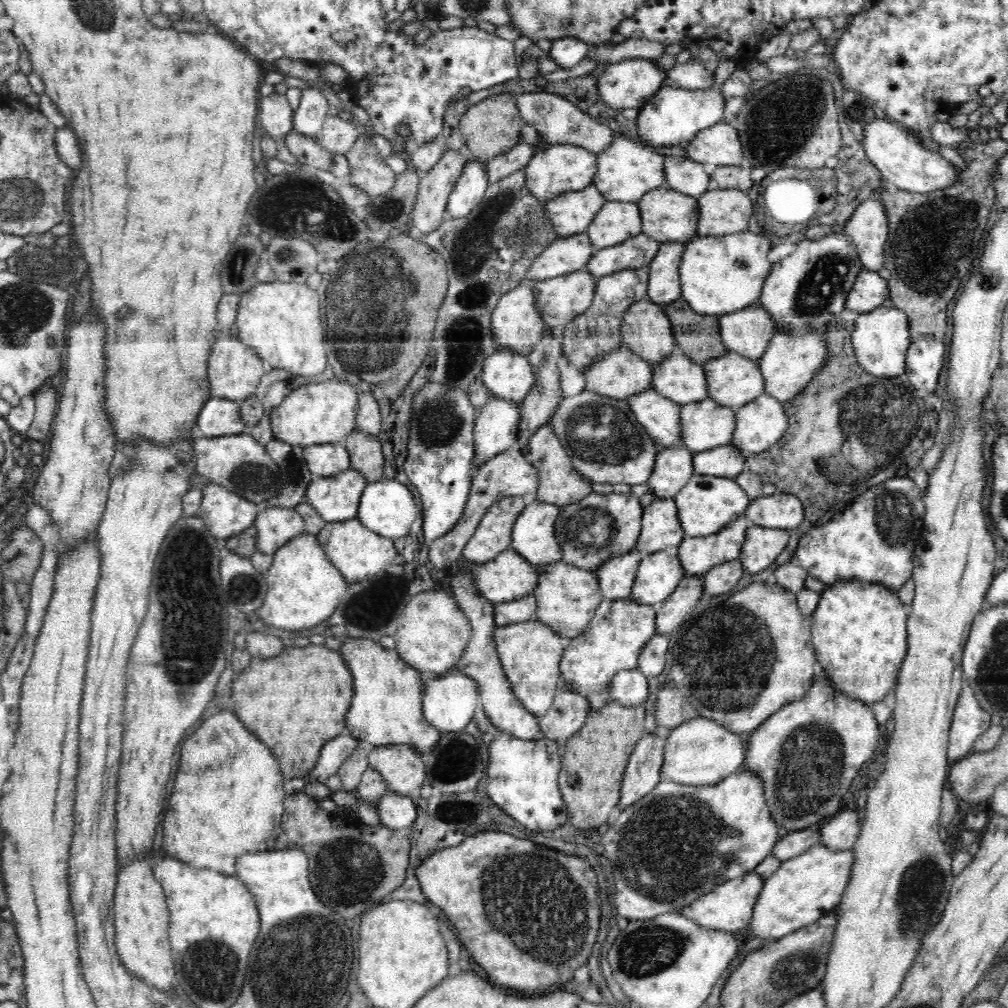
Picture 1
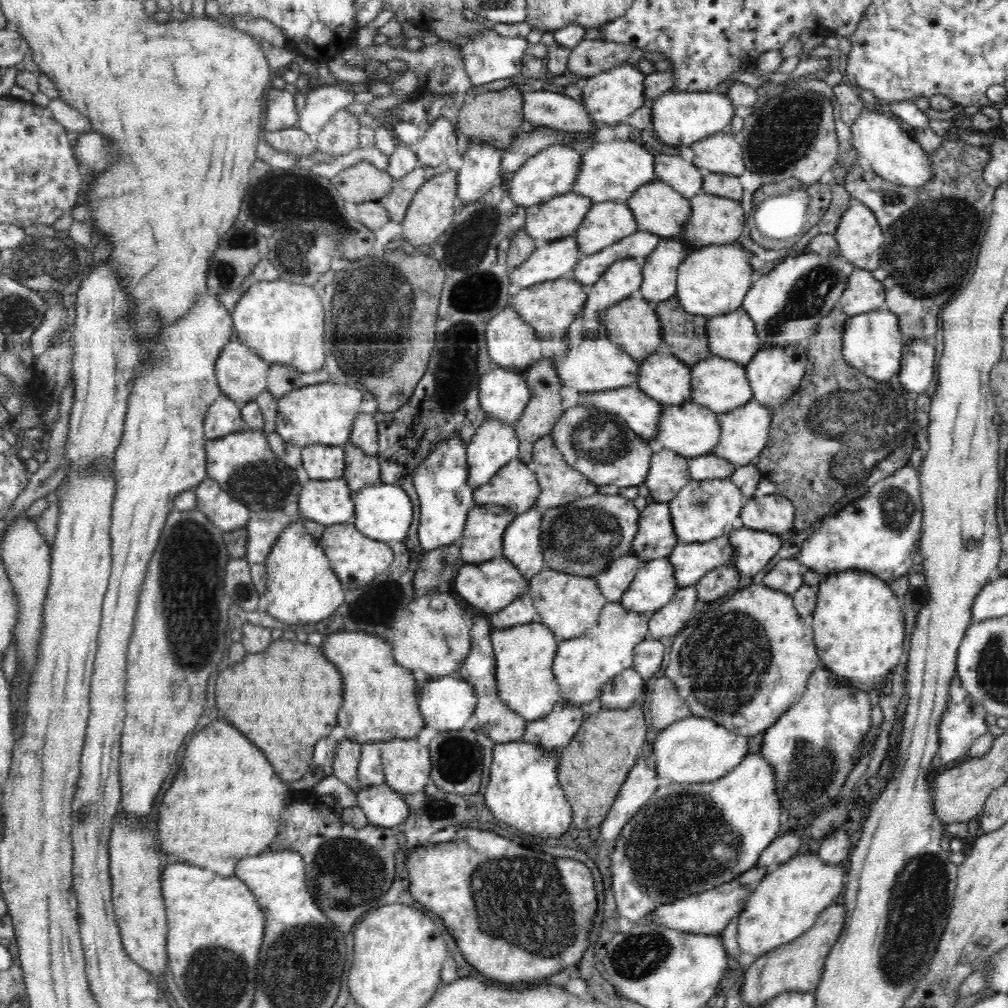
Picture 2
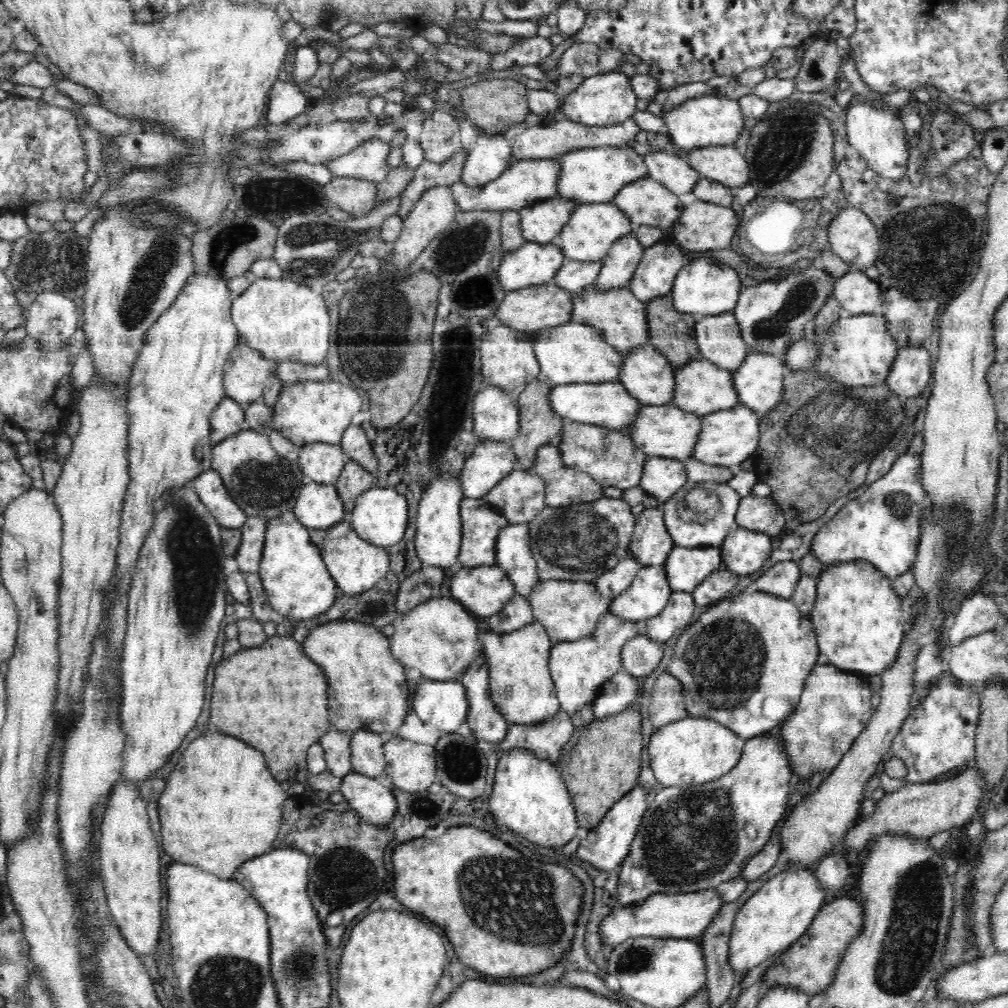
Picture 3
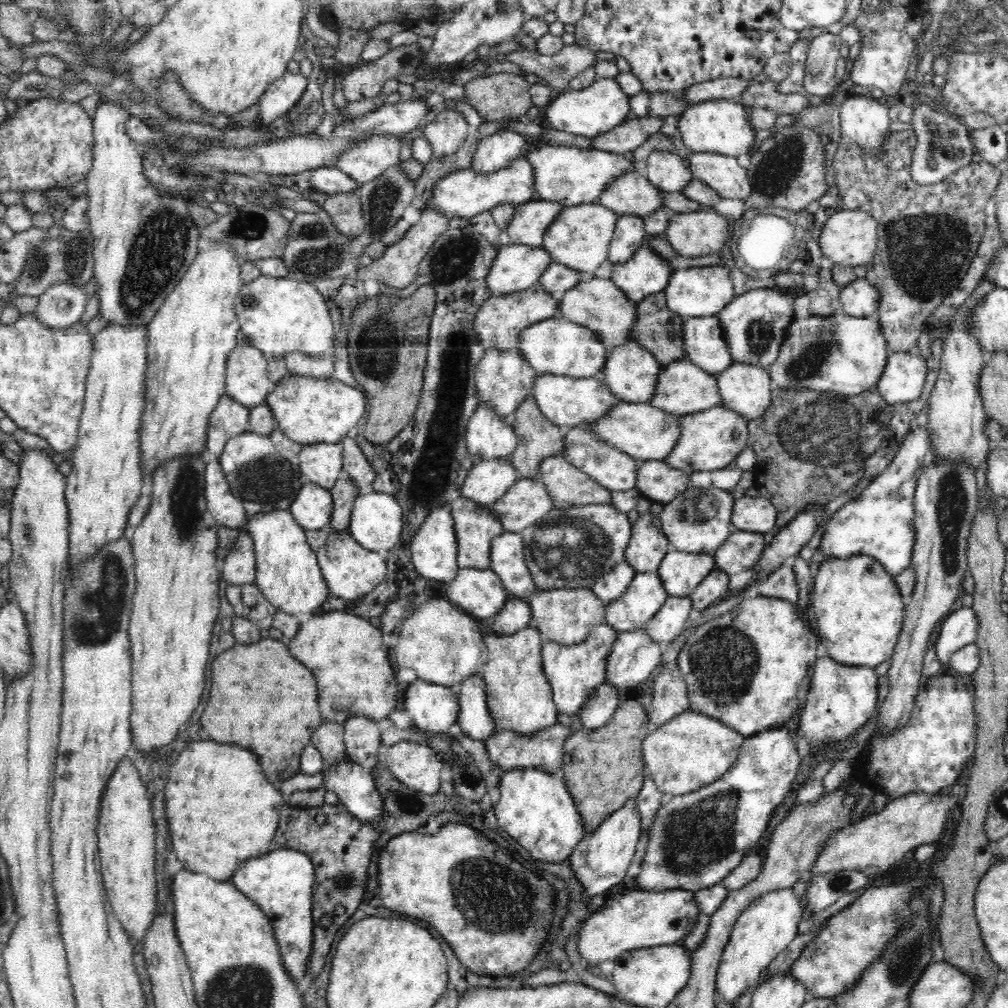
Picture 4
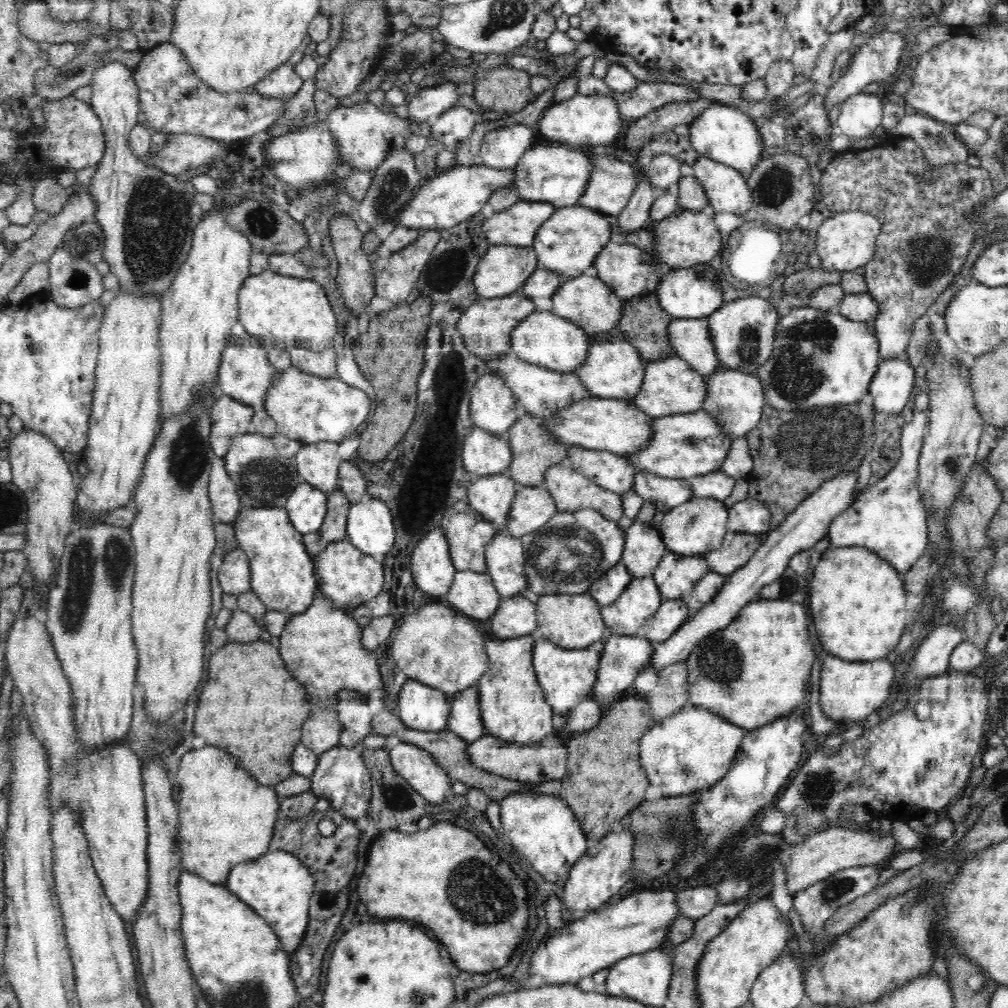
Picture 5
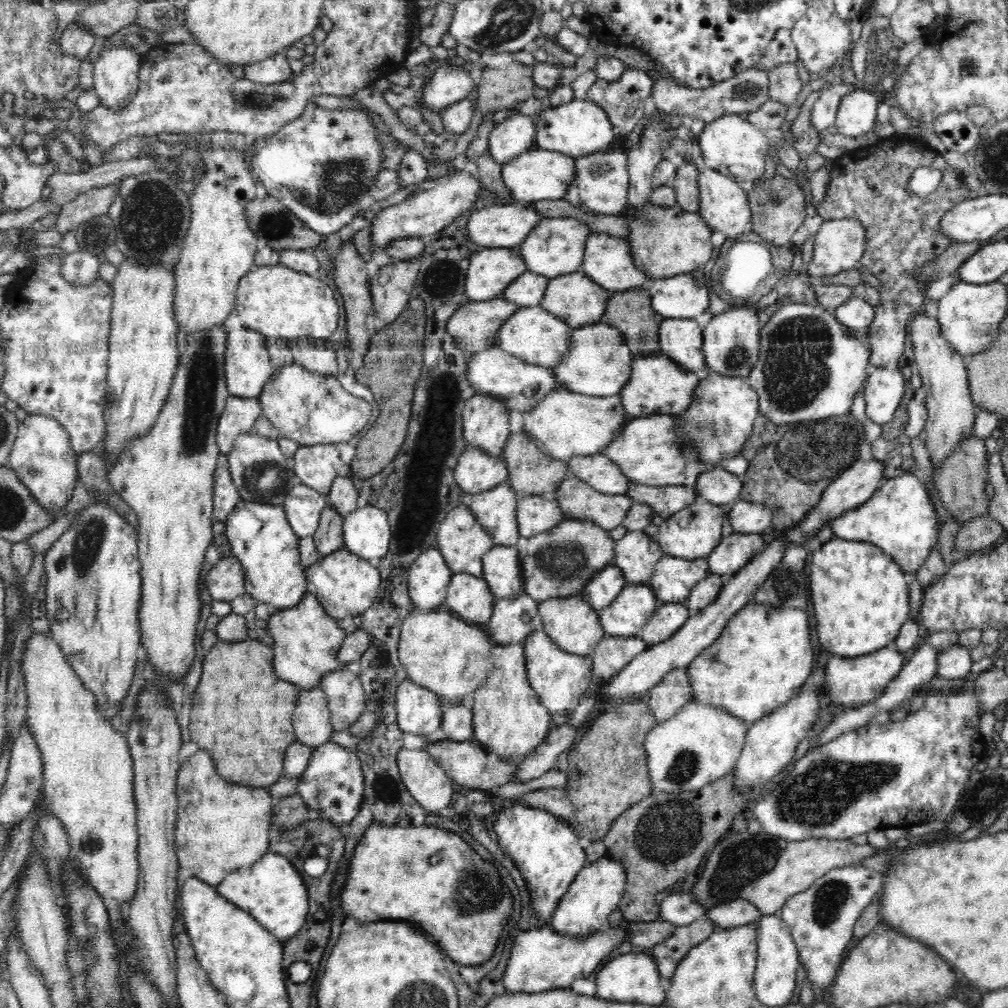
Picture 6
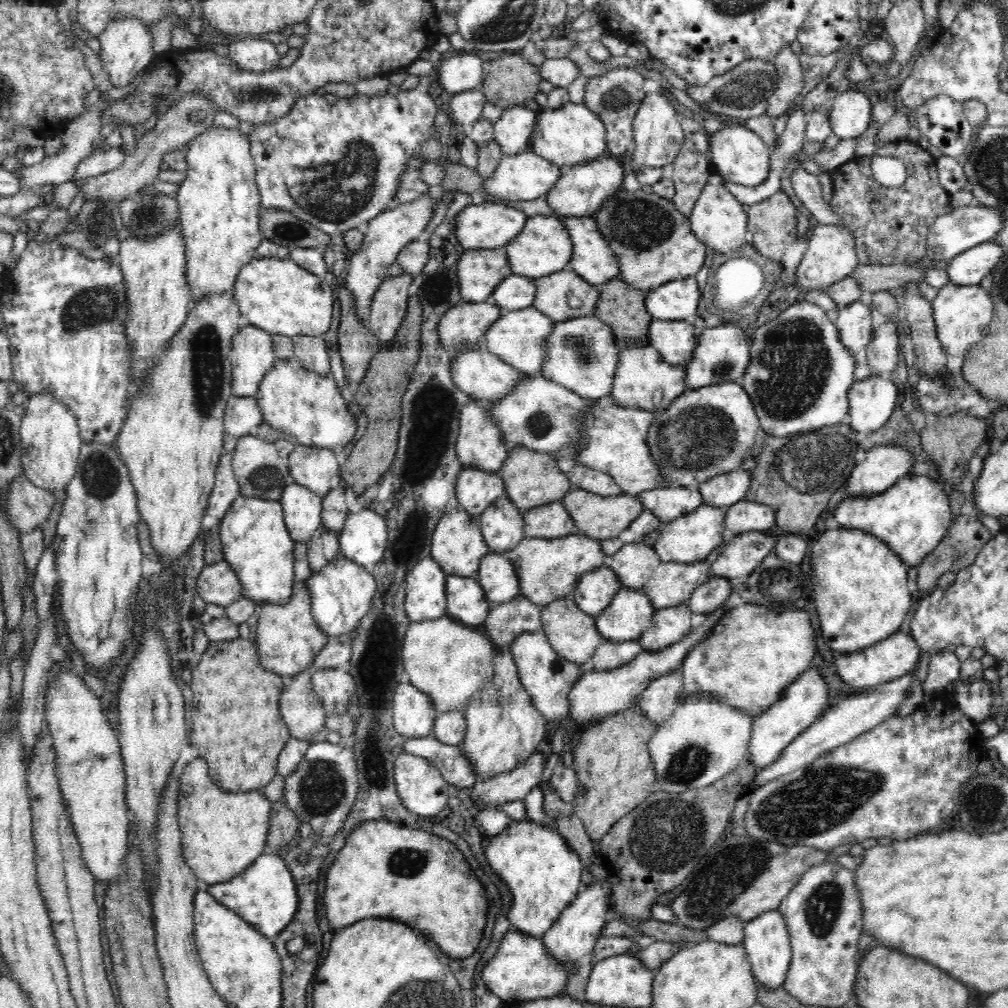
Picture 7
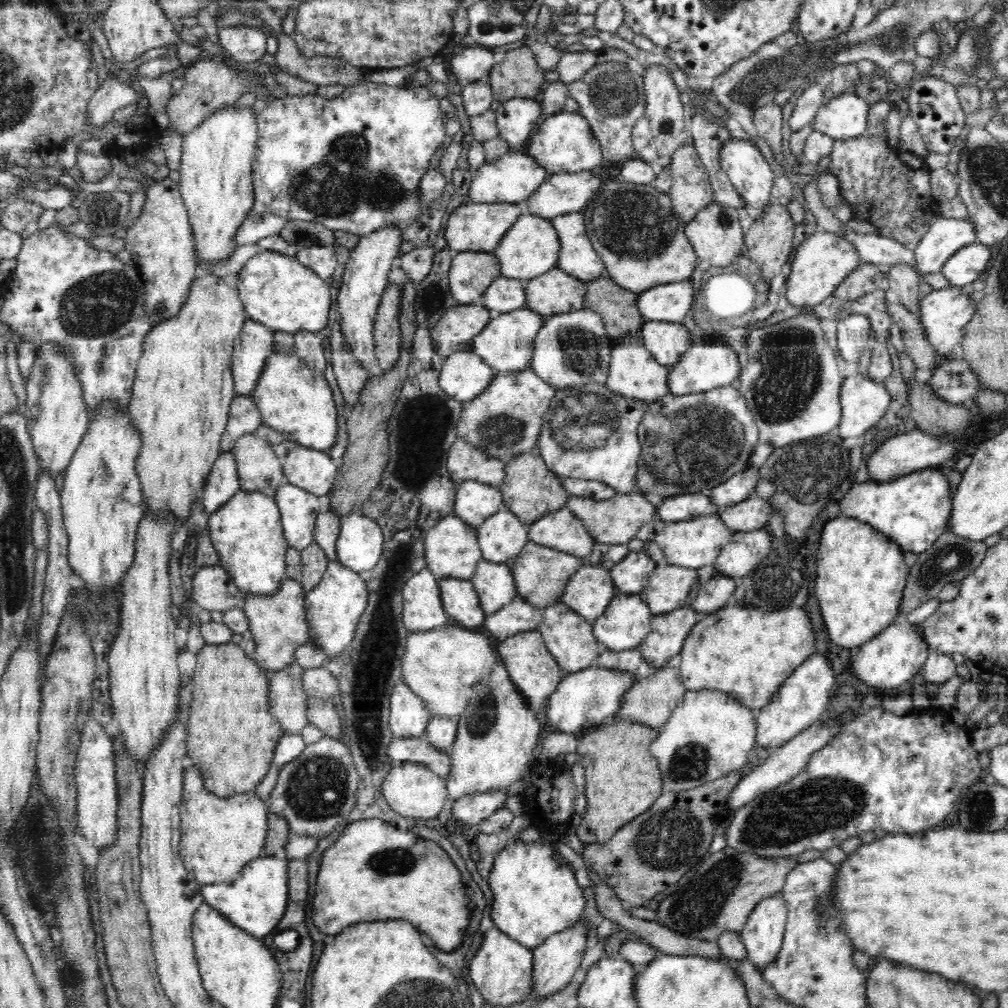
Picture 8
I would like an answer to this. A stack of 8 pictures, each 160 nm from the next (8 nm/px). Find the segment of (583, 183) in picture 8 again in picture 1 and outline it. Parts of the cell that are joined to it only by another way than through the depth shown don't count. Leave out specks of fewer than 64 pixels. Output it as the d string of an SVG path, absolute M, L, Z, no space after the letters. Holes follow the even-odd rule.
M668 186L649 190L638 202L642 217L641 232L661 243L688 243L695 237L699 217L698 197L682 194Z

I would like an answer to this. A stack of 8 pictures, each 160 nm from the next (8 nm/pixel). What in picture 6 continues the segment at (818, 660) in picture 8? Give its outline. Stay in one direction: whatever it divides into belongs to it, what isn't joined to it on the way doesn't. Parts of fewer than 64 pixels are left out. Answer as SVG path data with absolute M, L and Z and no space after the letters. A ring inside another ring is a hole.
M806 682L799 693L781 704L774 712L748 724L746 742L734 768L734 787L740 791L765 784L776 776L792 760L796 746L802 738L811 734L818 714L818 690Z

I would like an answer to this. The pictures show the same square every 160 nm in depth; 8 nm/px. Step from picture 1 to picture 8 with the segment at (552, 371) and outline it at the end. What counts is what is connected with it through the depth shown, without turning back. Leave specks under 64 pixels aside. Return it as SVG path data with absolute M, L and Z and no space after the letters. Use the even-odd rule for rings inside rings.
M526 452L506 462L505 476L498 486L503 497L503 505L526 525L540 520L542 516L567 507L570 495L563 489L561 480L545 465L544 459Z

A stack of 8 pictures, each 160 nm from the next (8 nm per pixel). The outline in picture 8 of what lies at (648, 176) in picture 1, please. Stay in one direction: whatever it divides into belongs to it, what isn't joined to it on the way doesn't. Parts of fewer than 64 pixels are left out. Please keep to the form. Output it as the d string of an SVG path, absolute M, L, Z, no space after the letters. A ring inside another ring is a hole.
M510 150L492 164L485 163L475 171L469 184L469 202L519 203L526 200L549 174L526 152Z

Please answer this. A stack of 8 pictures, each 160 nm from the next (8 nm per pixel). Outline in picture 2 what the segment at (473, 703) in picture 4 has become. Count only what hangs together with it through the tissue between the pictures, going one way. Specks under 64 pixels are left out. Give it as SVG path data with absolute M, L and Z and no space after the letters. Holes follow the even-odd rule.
M480 613L480 616L476 615L476 618L471 620L472 645L466 660L464 660L464 664L458 668L456 675L473 686L477 698L474 716L476 716L477 724L482 729L482 732L489 736L489 740L494 743L518 741L521 734L524 734L527 721L513 710L510 710L508 705L498 698L495 677L496 659L492 650L491 640L492 626L491 623L488 624L488 615Z

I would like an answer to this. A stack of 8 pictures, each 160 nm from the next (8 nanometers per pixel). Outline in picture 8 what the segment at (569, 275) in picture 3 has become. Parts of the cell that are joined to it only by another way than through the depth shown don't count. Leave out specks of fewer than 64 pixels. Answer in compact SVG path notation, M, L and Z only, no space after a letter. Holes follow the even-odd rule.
M500 275L481 296L491 316L525 307L528 279L506 278Z

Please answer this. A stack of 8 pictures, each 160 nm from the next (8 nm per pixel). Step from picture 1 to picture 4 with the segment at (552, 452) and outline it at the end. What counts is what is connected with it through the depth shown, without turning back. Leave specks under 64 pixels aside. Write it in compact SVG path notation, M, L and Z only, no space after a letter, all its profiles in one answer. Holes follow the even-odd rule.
M562 454L544 458L538 470L555 509L586 504L613 505L611 491L570 464Z

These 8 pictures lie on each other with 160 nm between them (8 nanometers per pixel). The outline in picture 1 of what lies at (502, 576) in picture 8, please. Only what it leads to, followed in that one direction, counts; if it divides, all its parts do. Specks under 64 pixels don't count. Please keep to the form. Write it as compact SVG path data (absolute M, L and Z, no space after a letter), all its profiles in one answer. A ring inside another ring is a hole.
M531 498L514 523L511 549L536 567L561 560L553 529L560 507Z

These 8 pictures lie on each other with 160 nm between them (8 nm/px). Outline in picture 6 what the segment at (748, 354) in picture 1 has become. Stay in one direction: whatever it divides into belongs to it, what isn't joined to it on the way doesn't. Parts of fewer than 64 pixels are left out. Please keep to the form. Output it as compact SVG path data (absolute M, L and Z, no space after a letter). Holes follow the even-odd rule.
M664 319L659 324L660 352L684 368L706 372L703 353L703 329L695 319Z

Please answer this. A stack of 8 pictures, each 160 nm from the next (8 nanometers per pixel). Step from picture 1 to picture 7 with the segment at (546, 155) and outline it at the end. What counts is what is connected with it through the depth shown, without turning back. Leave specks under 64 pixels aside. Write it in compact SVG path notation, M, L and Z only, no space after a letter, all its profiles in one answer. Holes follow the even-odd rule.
M430 190L426 194L422 194L420 198L416 198L414 202L406 202L394 209L380 212L368 223L362 246L357 251L353 251L353 255L349 258L347 274L343 282L346 290L353 294L356 316L362 324L366 324L369 319L372 296L376 294L380 284L388 277L388 267L396 262L402 248L422 237L438 201L437 190Z

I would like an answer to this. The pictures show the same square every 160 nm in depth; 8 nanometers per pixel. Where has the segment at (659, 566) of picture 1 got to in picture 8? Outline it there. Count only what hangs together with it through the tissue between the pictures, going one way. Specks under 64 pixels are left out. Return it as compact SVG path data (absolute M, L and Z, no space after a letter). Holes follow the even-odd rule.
M618 592L608 608L593 621L593 635L606 649L634 649L650 632L652 611L640 595Z

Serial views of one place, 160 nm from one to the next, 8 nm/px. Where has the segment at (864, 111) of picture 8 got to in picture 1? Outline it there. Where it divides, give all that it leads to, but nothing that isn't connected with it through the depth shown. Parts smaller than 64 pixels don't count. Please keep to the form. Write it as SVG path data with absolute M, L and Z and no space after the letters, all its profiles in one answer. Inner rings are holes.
M882 114L863 128L861 143L867 159L876 166L891 188L926 193L938 191L956 182L956 166L940 153L928 150L925 143L909 129L896 125Z

